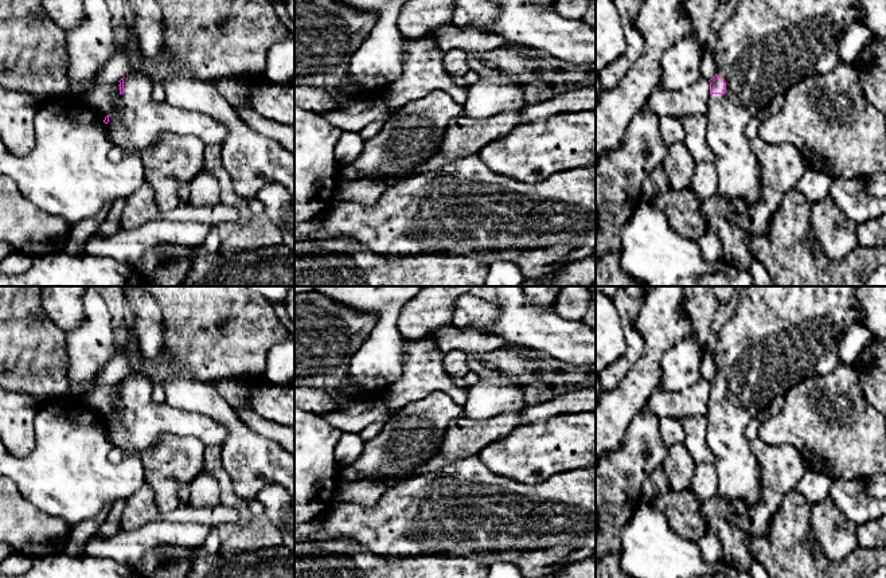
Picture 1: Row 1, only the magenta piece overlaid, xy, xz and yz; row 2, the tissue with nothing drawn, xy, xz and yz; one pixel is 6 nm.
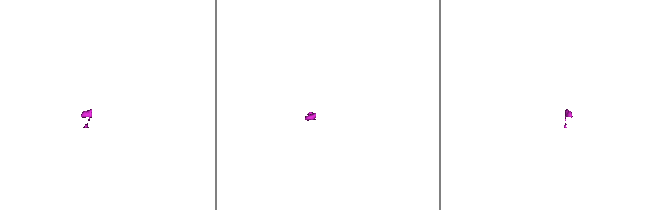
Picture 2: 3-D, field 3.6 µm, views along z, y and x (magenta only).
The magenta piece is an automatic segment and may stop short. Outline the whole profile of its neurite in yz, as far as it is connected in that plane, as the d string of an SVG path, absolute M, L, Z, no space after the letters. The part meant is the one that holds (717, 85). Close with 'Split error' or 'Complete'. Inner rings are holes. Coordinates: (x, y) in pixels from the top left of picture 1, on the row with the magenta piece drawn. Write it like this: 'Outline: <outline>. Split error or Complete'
Outline: M737 0L734 13L719 28L713 56L717 67L710 82L710 95L706 112L706 142L715 156L717 195L730 199L742 199L748 206L760 199L760 164L745 137L748 124L776 95L785 94L796 82L813 75L825 75L846 66L839 55L839 43L844 31L862 23L862 11L856 0Z. Split error

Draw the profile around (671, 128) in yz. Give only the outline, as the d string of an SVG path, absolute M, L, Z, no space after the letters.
M660 117L660 133L668 148L684 142L686 133L679 117Z

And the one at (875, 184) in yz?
M877 172L860 179L864 191L878 199L886 199L886 173Z

